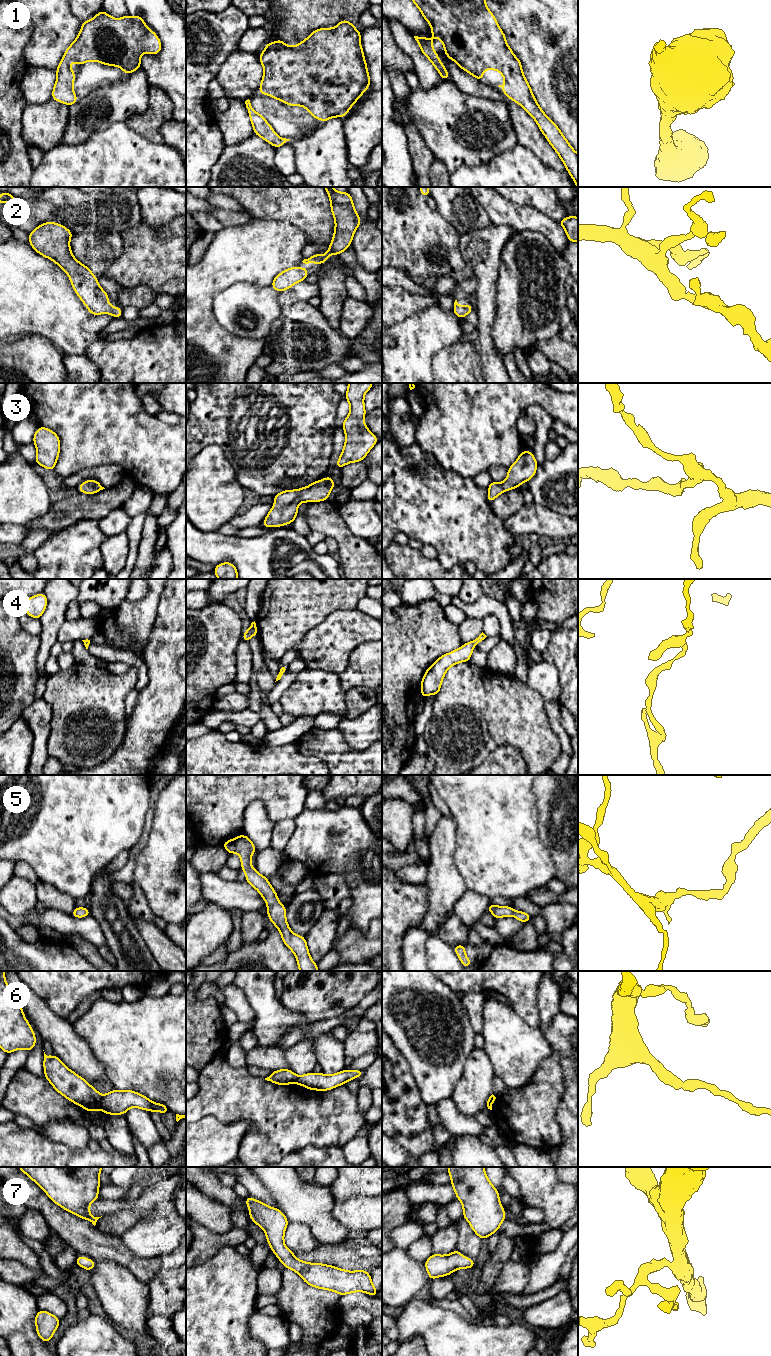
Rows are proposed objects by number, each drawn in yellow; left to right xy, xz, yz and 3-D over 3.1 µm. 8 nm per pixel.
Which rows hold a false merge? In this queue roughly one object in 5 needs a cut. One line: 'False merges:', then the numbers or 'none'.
False merges: 6

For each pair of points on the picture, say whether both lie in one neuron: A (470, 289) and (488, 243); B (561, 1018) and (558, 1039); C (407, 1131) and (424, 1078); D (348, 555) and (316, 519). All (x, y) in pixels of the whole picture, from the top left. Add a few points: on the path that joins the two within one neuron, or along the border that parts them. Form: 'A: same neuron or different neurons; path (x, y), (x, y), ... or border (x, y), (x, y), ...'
A: different neurons; border (474, 277), (476, 283), (475, 295)
B: same neuron; path (561, 1023), (561, 1034)
C: different neurons; border (411, 1070), (421, 1099), (427, 1104)
D: same neuron; path (348, 544), (327, 522)

